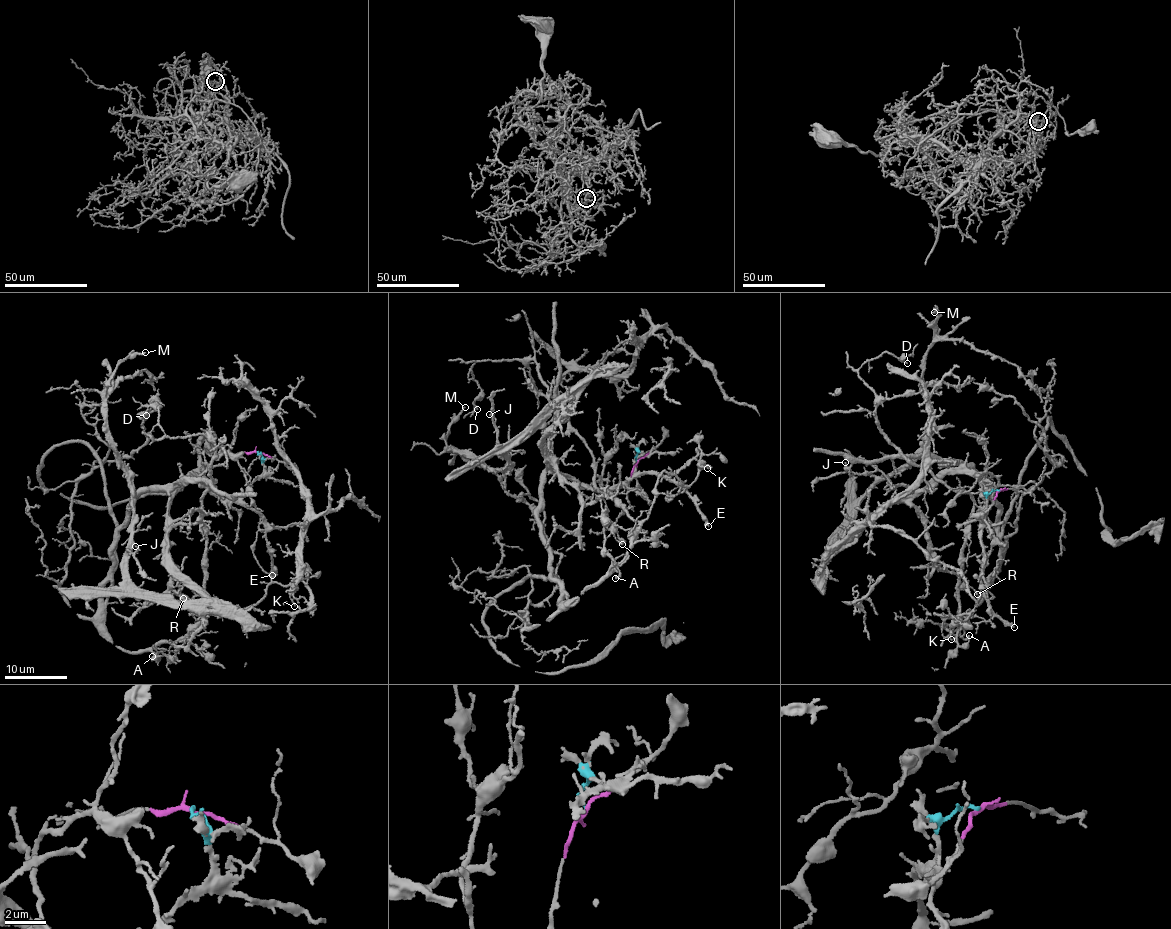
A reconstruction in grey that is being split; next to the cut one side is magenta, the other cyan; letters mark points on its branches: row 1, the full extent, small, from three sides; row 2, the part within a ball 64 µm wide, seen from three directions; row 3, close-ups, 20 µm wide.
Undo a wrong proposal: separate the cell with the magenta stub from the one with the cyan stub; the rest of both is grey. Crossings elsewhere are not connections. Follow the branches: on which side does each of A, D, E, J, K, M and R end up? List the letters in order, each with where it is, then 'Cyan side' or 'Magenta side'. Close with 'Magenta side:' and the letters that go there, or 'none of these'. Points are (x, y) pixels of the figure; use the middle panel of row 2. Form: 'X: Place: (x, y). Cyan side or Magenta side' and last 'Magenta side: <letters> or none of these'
A: Place: (615, 578). Magenta side
D: Place: (477, 409). Magenta side
E: Place: (708, 526). Cyan side
J: Place: (489, 414). Cyan side
K: Place: (707, 468). Magenta side
M: Place: (465, 407). Cyan side
R: Place: (622, 544). Magenta side
Magenta side: A, D, K, R

